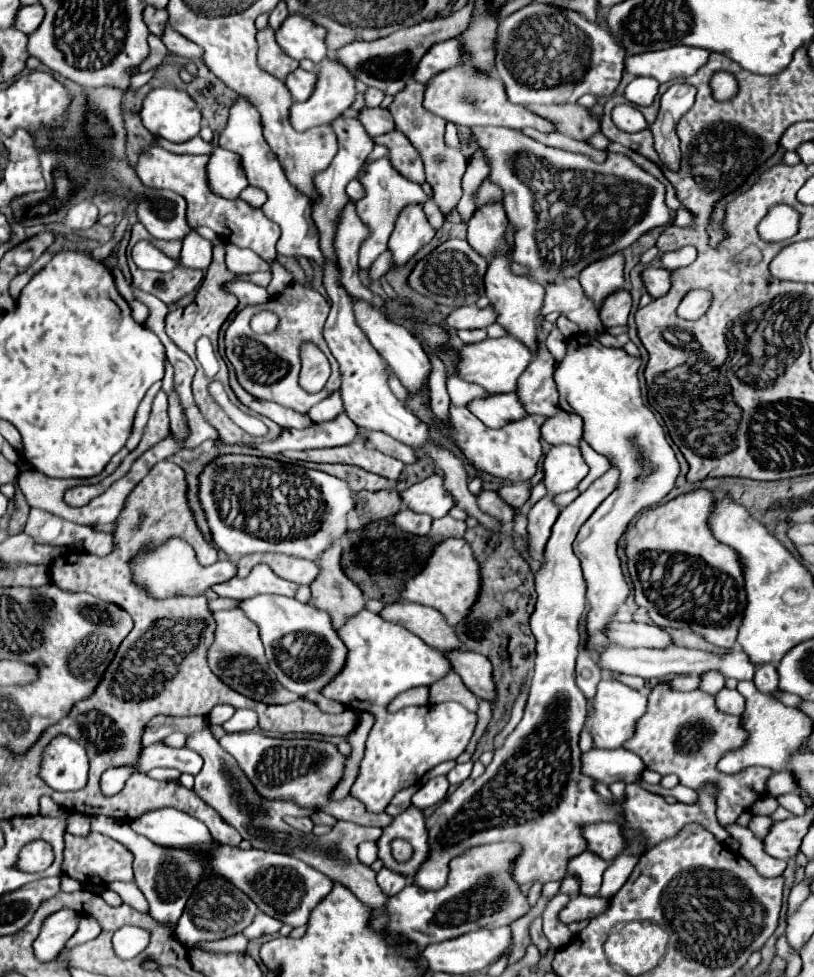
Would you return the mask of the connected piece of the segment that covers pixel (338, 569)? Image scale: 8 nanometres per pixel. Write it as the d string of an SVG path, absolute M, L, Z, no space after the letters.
M336 540L318 560L320 574L312 582L312 604L316 608L328 610L332 614L336 630L342 628L348 618L362 612L366 598L362 590L344 574L342 564L342 544Z

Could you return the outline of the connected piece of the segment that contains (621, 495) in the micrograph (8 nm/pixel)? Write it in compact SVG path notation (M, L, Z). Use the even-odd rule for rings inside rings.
M574 334L568 338L568 354L560 362L558 370L554 372L554 380L558 384L558 394L560 394L560 408L570 412L570 408L582 416L584 420L584 440L602 456L610 460L614 468L618 468L618 484L614 492L596 508L596 512L580 526L580 532L574 542L574 554L580 560L582 574L586 580L586 602L588 602L588 614L586 614L586 648L594 652L598 658L604 648L612 644L612 640L606 636L606 628L612 622L618 606L626 602L630 596L630 586L624 580L622 568L620 568L620 558L616 554L618 542L624 536L628 524L646 508L656 506L672 488L674 480L680 472L680 464L674 456L674 450L666 442L664 430L658 424L656 416L644 406L642 394L640 394L640 382L638 382L638 368L640 368L640 358L632 358L626 354L622 348L606 348L602 346L596 338L588 338L586 334Z

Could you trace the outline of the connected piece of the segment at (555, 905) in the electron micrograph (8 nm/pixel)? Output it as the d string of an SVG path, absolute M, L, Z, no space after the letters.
M556 894L554 898L550 898L544 914L542 914L542 920L544 920L544 934L546 938L550 940L552 948L554 950L560 950L564 948L570 940L572 940L572 932L568 930L568 926L564 922L560 922L558 914L560 910L570 902L570 898L566 894Z

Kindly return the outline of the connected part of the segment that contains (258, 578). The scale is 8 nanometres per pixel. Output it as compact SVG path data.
M260 564L260 566L255 566L244 580L240 580L236 576L236 578L224 582L224 584L212 586L212 590L218 596L238 598L238 600L252 598L252 596L258 596L258 594L282 594L282 596L292 598L296 594L298 586L278 578L268 566Z

